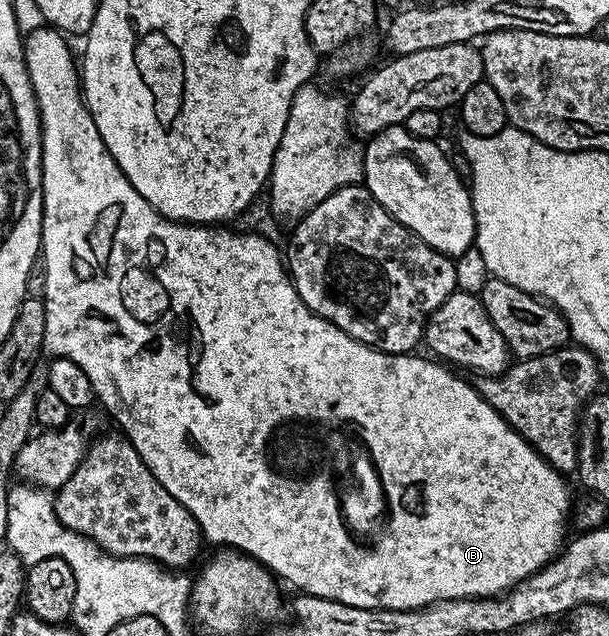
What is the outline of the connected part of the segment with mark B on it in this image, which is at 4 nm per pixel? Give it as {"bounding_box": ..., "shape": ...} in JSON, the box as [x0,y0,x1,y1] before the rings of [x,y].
{"bounding_box":[24,24,572,610],"shape":[[[46,24],[24,38],[26,67],[42,121],[40,260],[46,266],[46,331],[42,349],[47,355],[67,358],[84,368],[95,399],[102,401],[101,409],[118,421],[117,429],[140,452],[152,476],[188,508],[202,530],[203,539],[207,543],[215,542],[215,547],[238,550],[255,558],[275,578],[283,583],[291,582],[302,594],[369,610],[419,610],[421,606],[453,598],[501,596],[557,558],[567,537],[566,522],[568,526],[572,514],[567,479],[557,474],[479,396],[471,383],[469,386],[464,379],[457,378],[455,371],[441,361],[414,358],[418,356],[413,353],[385,354],[316,316],[300,300],[283,251],[281,254],[268,239],[258,234],[237,234],[218,224],[174,222],[156,212],[132,188],[128,176],[124,176],[108,152],[82,96],[76,54],[66,42],[69,42],[67,35]]]}

